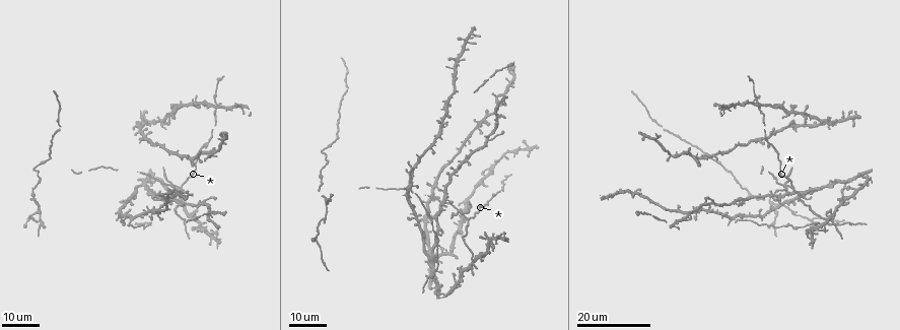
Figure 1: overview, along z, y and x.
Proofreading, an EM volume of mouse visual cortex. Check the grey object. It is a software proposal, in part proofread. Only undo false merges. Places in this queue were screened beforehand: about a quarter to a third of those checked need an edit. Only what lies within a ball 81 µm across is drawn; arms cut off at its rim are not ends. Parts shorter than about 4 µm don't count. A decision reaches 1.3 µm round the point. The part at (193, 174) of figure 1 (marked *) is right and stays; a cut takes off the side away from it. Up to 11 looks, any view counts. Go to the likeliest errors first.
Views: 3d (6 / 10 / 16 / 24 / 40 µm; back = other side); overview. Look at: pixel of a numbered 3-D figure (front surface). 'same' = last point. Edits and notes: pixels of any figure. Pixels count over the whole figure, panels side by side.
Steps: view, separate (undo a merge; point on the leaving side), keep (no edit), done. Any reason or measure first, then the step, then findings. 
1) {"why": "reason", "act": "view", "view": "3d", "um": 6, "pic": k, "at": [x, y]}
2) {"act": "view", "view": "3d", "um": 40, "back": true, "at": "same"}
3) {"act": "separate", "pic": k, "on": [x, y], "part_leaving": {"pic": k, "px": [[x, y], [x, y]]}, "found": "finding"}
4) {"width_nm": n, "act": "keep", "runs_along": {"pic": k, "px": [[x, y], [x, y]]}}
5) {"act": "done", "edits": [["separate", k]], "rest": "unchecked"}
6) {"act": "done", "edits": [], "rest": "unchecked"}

{"why": "four or more arms meet", "act": "view", "view": "3d", "um": 24, "pic": 1, "at": [413, 168]}

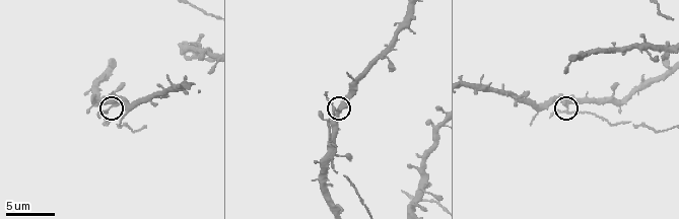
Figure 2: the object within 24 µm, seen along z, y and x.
{"why": "zoom in", "act": "view", "view": "3d", "um": 10, "pic": 2, "at": [112, 106]}

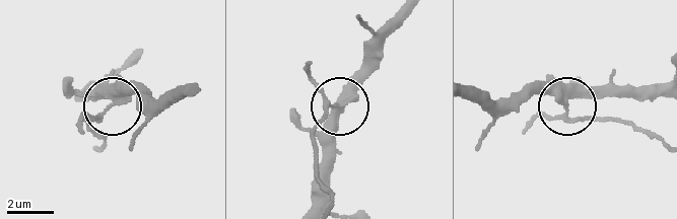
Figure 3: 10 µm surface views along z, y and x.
{"act": "view", "view": "3d", "um": 6, "pic": 3, "at": [334, 104]}

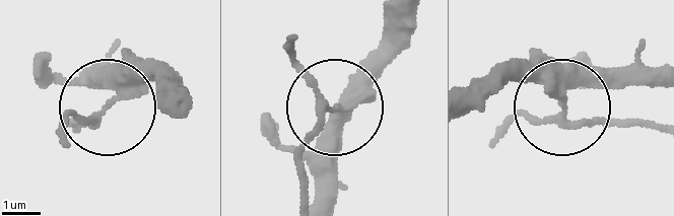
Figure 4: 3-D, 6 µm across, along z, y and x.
{"width_nm": 290, "act": "keep", "runs_along": {"pic": 4, "px": [[654, 75], [596, 75], [566, 95], [577, 121], [631, 124]]}, "found": "continuous, no second neuron"}

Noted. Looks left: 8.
{"why": "three-way junction", "act": "view", "view": "3d", "um": 16, "pic": 1, "at": [471, 256]}

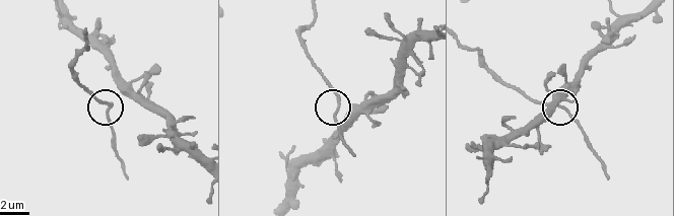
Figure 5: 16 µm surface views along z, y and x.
{"act": "view", "view": "3d", "um": 10, "pic": 5, "at": [337, 109]}

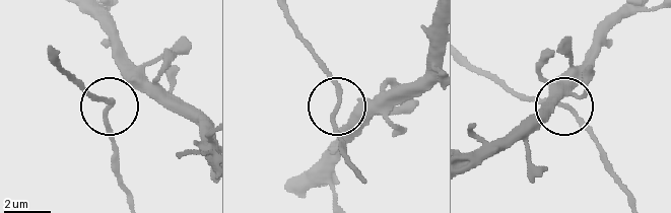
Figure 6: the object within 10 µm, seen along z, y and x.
{"width_nm": 150, "act": "keep", "runs_along": {"pic": 6, "px": [[51, 50], [88, 94], [110, 101], [108, 131], [114, 146]]}, "found": "one neuron here"}

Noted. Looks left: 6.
{"why": "branch point", "act": "view", "view": "3d", "um": 16, "pic": 1, "at": [712, 203]}

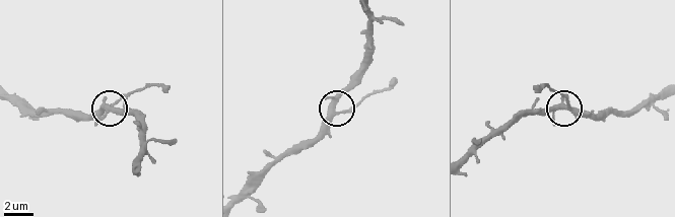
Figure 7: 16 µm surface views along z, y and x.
{"act": "view", "view": "3d", "um": 10, "pic": 7, "at": [567, 106]}

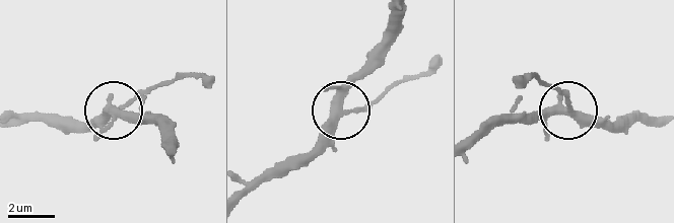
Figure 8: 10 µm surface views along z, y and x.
{"act": "keep", "found": "all the same neuron"}

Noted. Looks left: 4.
{"why": "calibre changes", "act": "view", "view": "3d", "um": 24, "pic": 1, "at": [36, 169]}

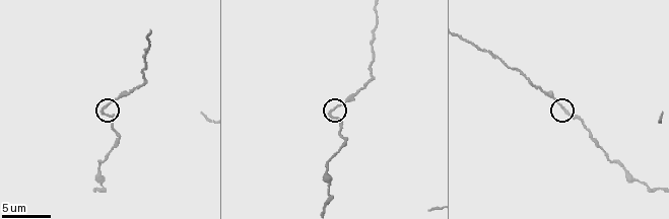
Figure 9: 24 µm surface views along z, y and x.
{"why": "zoom in", "act": "view", "view": "3d", "um": 6, "pic": 9, "at": [102, 113]}

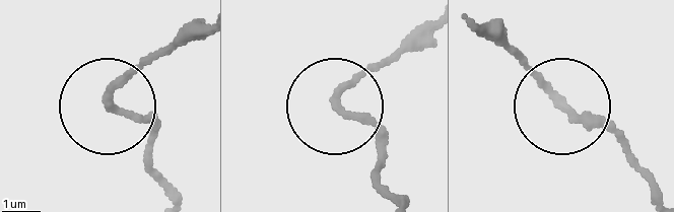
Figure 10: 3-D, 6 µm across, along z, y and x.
{"width_nm": 190, "act": "keep", "found": "one neuron here"}

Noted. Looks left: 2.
{"act": "view", "view": "3d", "um": 16, "pic": 9, "at": [115, 142]}

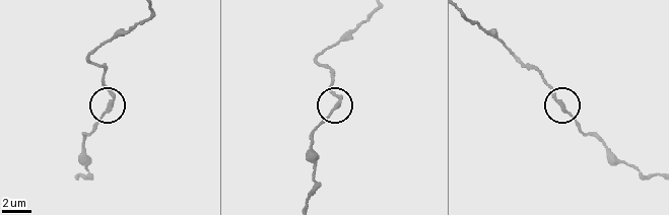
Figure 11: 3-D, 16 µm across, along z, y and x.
{"side_arm_um": 11, "act": "keep", "found": "all the same neuron"}

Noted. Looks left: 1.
{"act": "done", "edits": [], "rest": "unchecked"}

